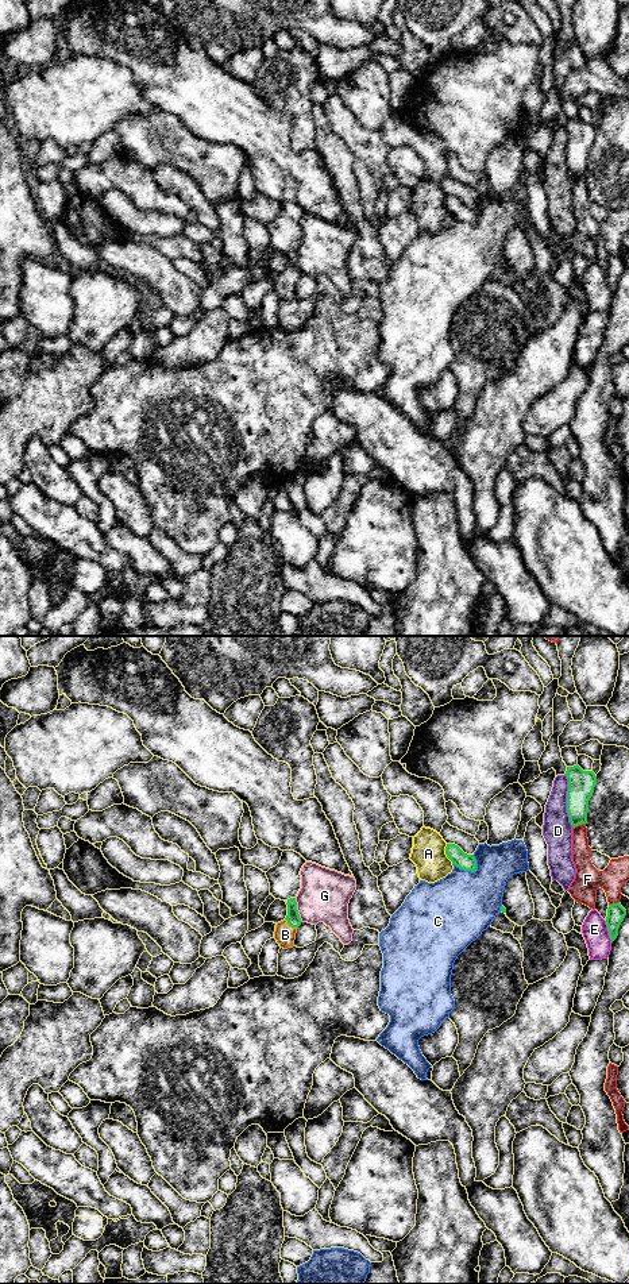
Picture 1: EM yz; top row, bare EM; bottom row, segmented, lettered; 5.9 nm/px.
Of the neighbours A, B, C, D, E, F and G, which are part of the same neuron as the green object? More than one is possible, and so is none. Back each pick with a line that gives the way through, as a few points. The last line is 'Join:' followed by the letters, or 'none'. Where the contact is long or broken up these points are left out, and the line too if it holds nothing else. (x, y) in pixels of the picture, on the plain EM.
B: Path across: yz (293, 270), (290, 277), (285, 286)
Join: B

